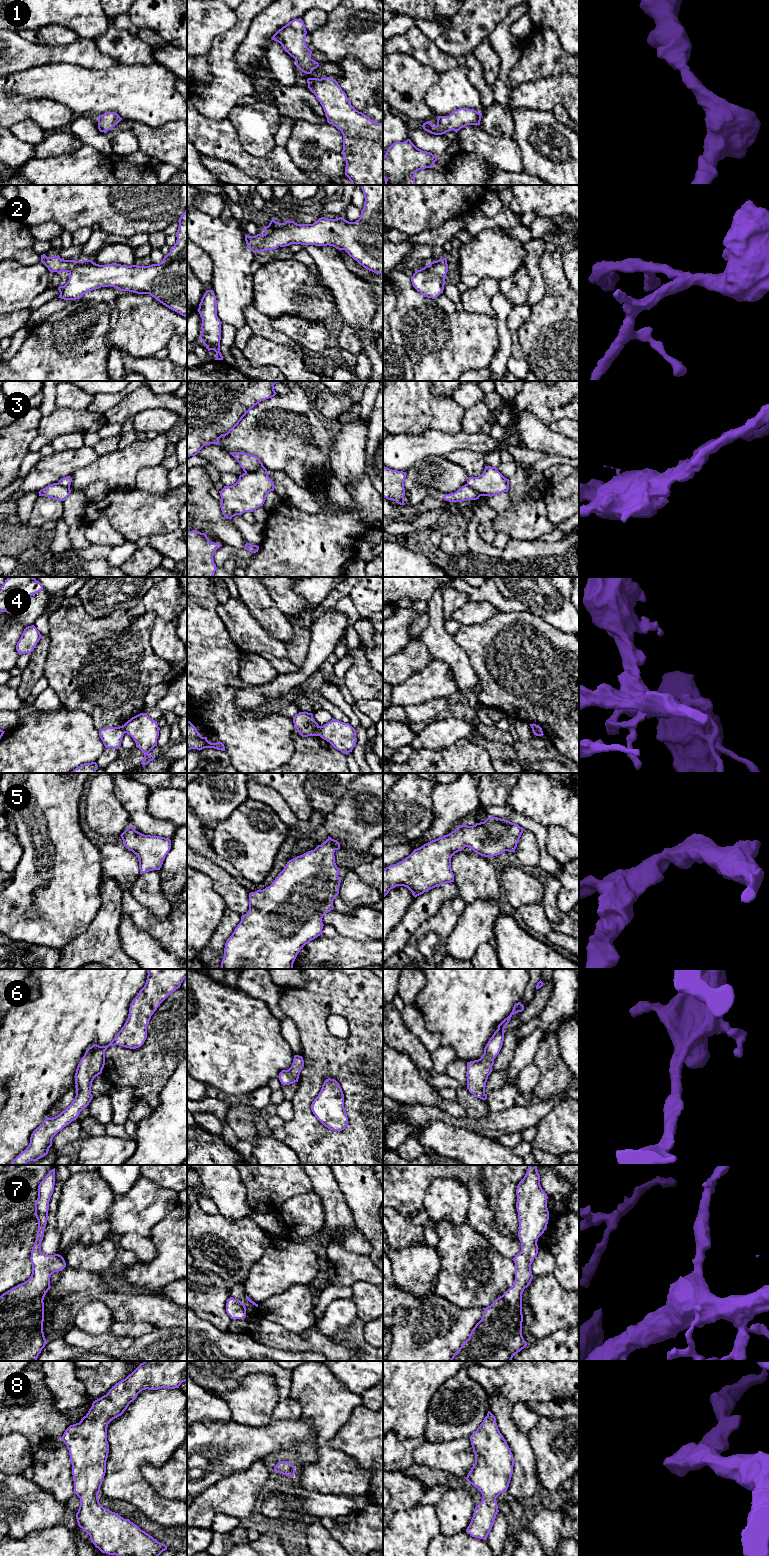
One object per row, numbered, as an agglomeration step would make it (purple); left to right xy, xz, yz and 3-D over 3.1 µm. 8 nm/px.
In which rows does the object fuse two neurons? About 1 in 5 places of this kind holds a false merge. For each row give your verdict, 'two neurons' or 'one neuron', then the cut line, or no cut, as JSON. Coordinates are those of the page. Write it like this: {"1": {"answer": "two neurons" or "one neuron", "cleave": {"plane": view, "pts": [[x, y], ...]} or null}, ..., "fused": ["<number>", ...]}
{"1": {"answer": "one neuron", "cleave": null}, "2": {"answer": "one neuron", "cleave": null}, "3": {"answer": "two neurons", "cleave": {"plane": "xz", "pts": [[263, 466], [257, 470], [245, 473]]}}, "4": {"answer": "two neurons", "cleave": {"plane": "xz", "pts": [[320, 726], [318, 735]]}}, "5": {"answer": "one neuron", "cleave": null}, "6": {"answer": "one neuron", "cleave": null}, "7": {"answer": "one neuron", "cleave": null}, "8": {"answer": "one neuron", "cleave": null}, "fused": ["3", "4"]}

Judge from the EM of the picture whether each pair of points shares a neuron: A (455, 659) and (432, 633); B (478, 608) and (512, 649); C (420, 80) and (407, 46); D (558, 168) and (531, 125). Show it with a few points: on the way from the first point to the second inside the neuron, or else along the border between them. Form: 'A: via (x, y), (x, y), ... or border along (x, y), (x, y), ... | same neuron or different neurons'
A: via (451, 653), (437, 639) | same neuron
B: border along (492, 616), (480, 623), (464, 625) | different neurons
C: border along (393, 52), (407, 53), (424, 65), (432, 67) | different neurons
D: via (558, 157), (544, 143), (540, 136) | same neuron

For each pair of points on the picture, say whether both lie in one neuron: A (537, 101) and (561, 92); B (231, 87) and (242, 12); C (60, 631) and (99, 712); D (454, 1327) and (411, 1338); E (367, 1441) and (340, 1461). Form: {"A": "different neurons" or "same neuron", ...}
{"A": "same neuron", "B": "same neuron", "C": "same neuron", "D": "same neuron", "E": "different neurons"}

